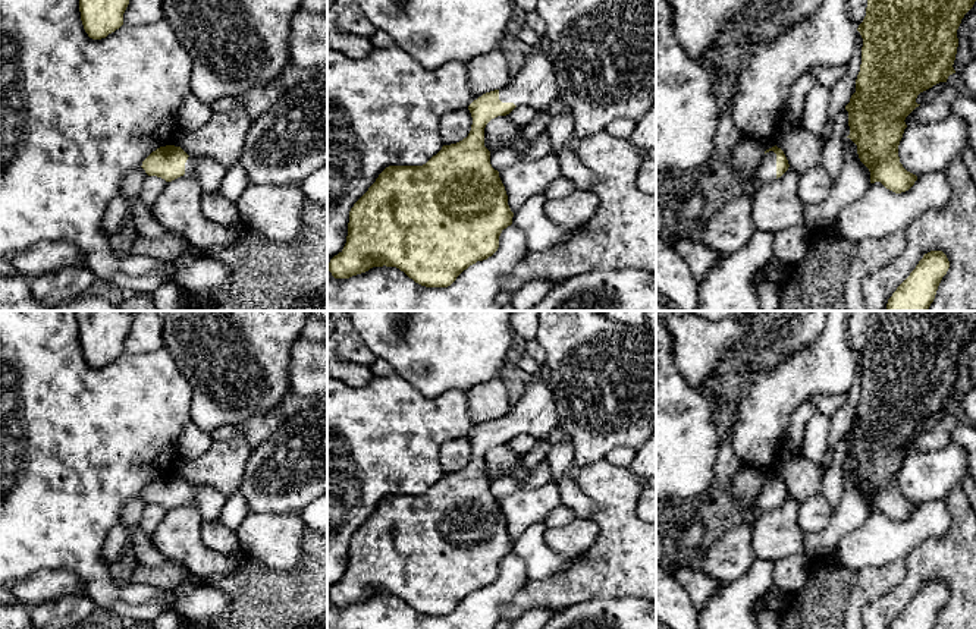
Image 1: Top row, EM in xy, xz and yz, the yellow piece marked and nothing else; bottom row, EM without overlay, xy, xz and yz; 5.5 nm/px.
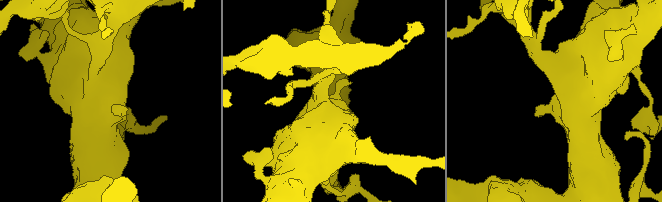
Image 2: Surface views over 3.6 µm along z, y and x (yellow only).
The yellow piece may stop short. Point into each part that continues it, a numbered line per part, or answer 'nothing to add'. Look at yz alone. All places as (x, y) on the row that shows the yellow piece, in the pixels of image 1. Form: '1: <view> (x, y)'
1: yz (766, 172)

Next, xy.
1: xy (209, 172)

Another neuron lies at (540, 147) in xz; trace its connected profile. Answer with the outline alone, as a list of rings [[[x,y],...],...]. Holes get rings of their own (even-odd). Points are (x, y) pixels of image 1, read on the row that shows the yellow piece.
[[[546,132],[537,136],[537,139],[528,147],[525,160],[539,160],[553,151],[550,139]]]

